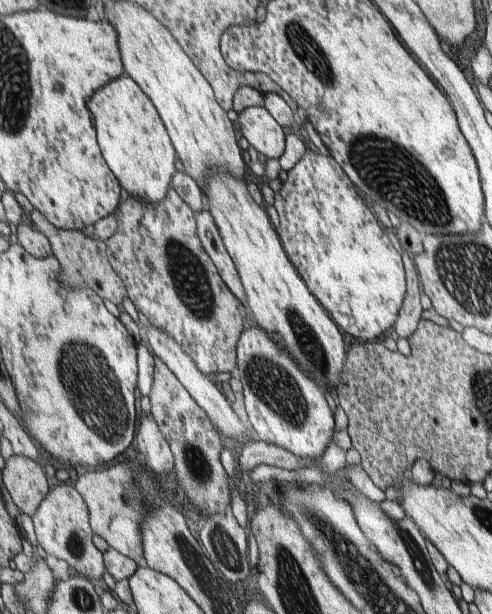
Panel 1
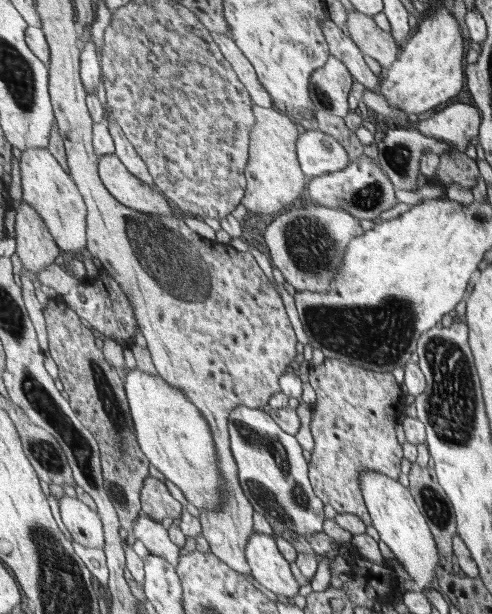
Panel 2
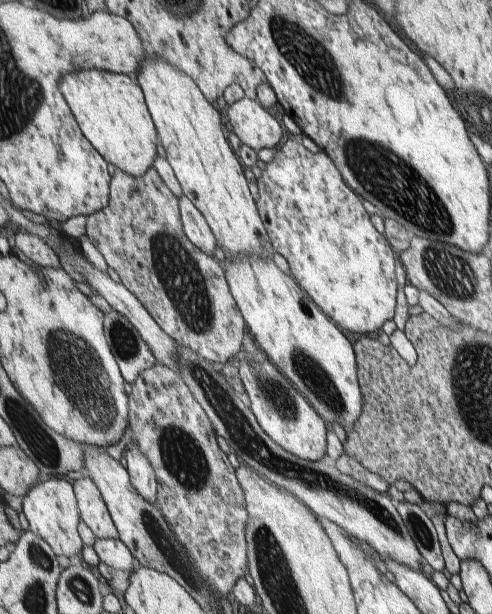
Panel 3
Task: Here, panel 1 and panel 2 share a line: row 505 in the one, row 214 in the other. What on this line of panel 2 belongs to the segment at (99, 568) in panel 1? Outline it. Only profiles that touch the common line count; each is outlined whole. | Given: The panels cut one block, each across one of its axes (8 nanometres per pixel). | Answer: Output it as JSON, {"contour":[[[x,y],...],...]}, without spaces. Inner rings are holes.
{"contour":[[[39,147],[35,149],[25,149],[20,156],[20,175],[23,198],[31,204],[37,212],[46,221],[51,235],[56,244],[63,252],[72,252],[73,258],[78,257],[80,253],[87,253],[87,205],[82,192],[79,190],[75,179],[62,168],[62,165],[55,159],[55,156],[48,148]]]}

